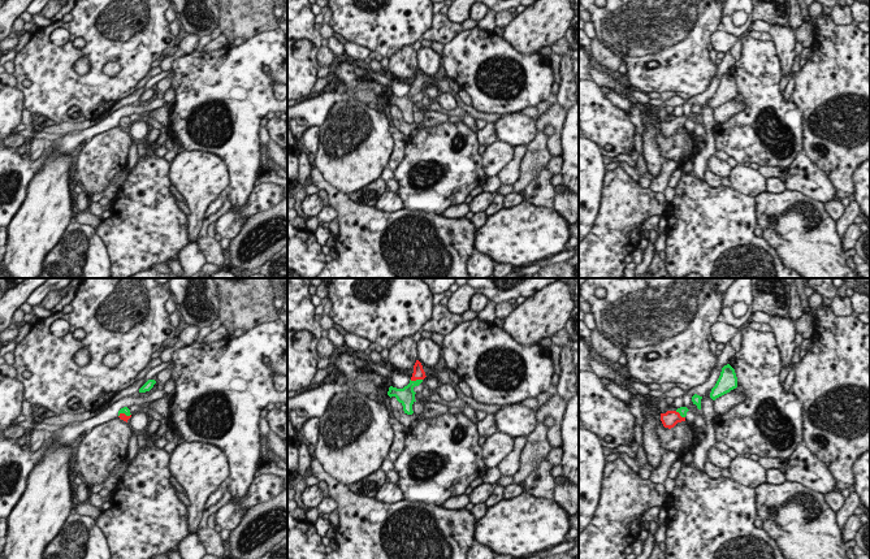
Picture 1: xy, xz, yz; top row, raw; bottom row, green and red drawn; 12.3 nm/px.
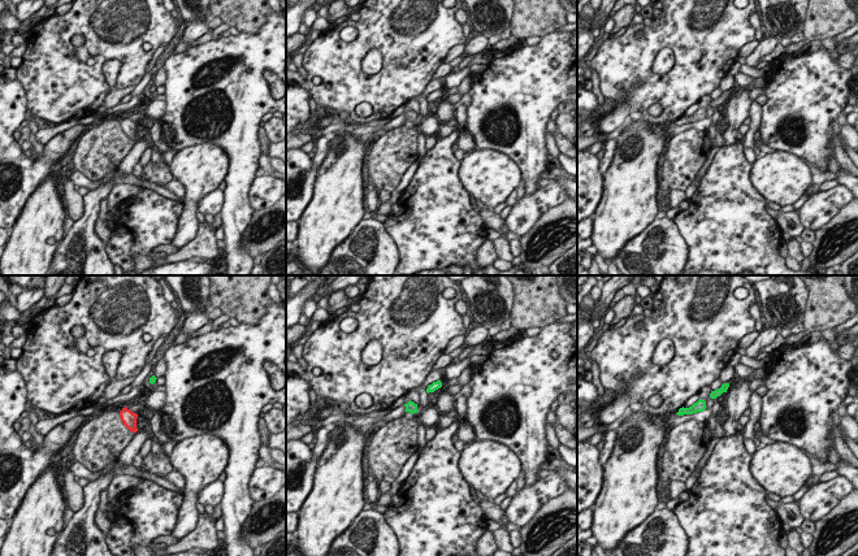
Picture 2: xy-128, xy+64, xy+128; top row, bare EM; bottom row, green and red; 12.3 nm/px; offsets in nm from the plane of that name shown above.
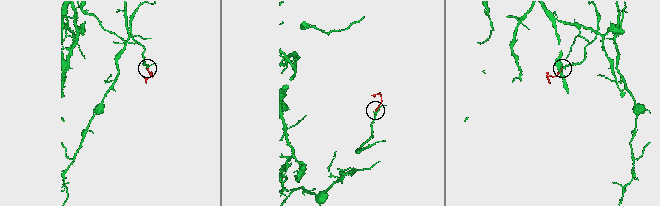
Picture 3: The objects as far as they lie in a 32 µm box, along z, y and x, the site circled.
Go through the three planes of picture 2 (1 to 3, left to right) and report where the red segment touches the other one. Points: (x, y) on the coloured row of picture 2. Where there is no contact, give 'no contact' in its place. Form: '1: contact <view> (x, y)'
1: no contact
2: no contact
3: no contact

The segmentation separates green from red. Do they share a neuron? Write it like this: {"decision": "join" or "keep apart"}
{"decision": "join"}

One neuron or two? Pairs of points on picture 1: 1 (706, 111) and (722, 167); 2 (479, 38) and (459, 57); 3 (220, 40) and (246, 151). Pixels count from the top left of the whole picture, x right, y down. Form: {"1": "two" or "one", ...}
{"1": "two", "2": "one", "3": "two"}

